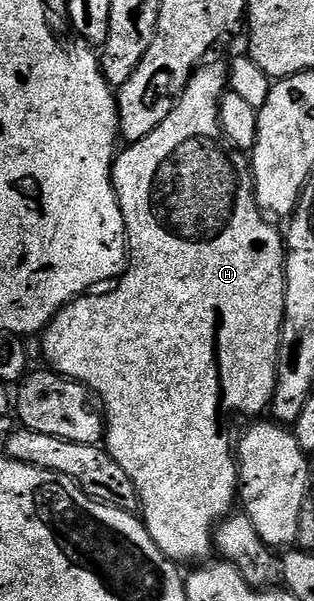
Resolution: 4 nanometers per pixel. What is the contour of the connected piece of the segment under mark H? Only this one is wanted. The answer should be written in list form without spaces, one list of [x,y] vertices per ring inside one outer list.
[[[206,62],[201,65],[191,76],[186,84],[186,88],[174,104],[174,109],[168,114],[168,118],[164,118],[164,122],[160,122],[160,126],[156,126],[156,130],[152,130],[152,134],[148,134],[142,140],[133,141],[126,149],[117,153],[112,175],[114,177],[114,193],[118,195],[118,205],[124,214],[124,222],[126,223],[126,246],[128,249],[128,267],[122,273],[120,279],[113,285],[111,292],[99,291],[97,294],[87,294],[79,296],[77,300],[71,300],[65,308],[61,308],[54,319],[46,325],[44,335],[41,337],[42,356],[47,360],[49,367],[57,372],[59,376],[65,376],[68,380],[75,380],[77,384],[84,384],[90,389],[91,393],[96,397],[97,403],[100,405],[100,411],[104,417],[104,447],[115,462],[120,466],[120,470],[124,470],[124,474],[128,474],[128,478],[132,478],[132,486],[138,495],[140,505],[140,519],[145,524],[148,534],[152,538],[152,542],[156,542],[156,546],[172,561],[183,562],[182,560],[198,560],[194,562],[206,562],[211,559],[214,547],[214,533],[219,524],[231,515],[233,506],[236,504],[238,496],[238,462],[236,459],[235,449],[232,447],[232,436],[226,433],[226,423],[229,422],[230,416],[254,416],[250,418],[258,418],[261,412],[265,413],[270,406],[270,399],[274,397],[274,387],[276,386],[276,374],[278,373],[278,347],[282,341],[282,319],[284,318],[284,302],[286,301],[286,249],[284,247],[284,236],[280,231],[277,232],[271,221],[267,219],[261,208],[258,206],[258,200],[254,197],[254,178],[250,171],[250,161],[243,153],[237,150],[231,150],[224,143],[224,137],[221,128],[218,127],[218,103],[222,101],[223,92],[228,88],[228,68],[223,64],[210,64]]]

